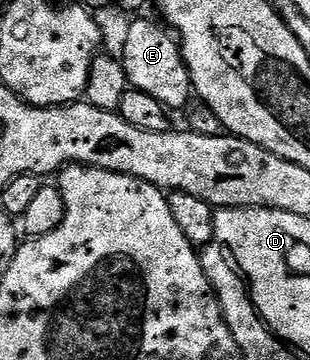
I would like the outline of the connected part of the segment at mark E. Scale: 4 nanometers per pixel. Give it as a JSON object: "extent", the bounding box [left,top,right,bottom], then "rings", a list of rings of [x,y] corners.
{"extent":[120,17,192,111],"rings":[[[142,17],[127,27],[120,60],[129,88],[144,91],[144,95],[152,95],[152,99],[165,105],[167,110],[182,111],[192,100],[190,72],[182,57],[182,46],[179,45],[177,36],[165,24],[155,21]]]}

